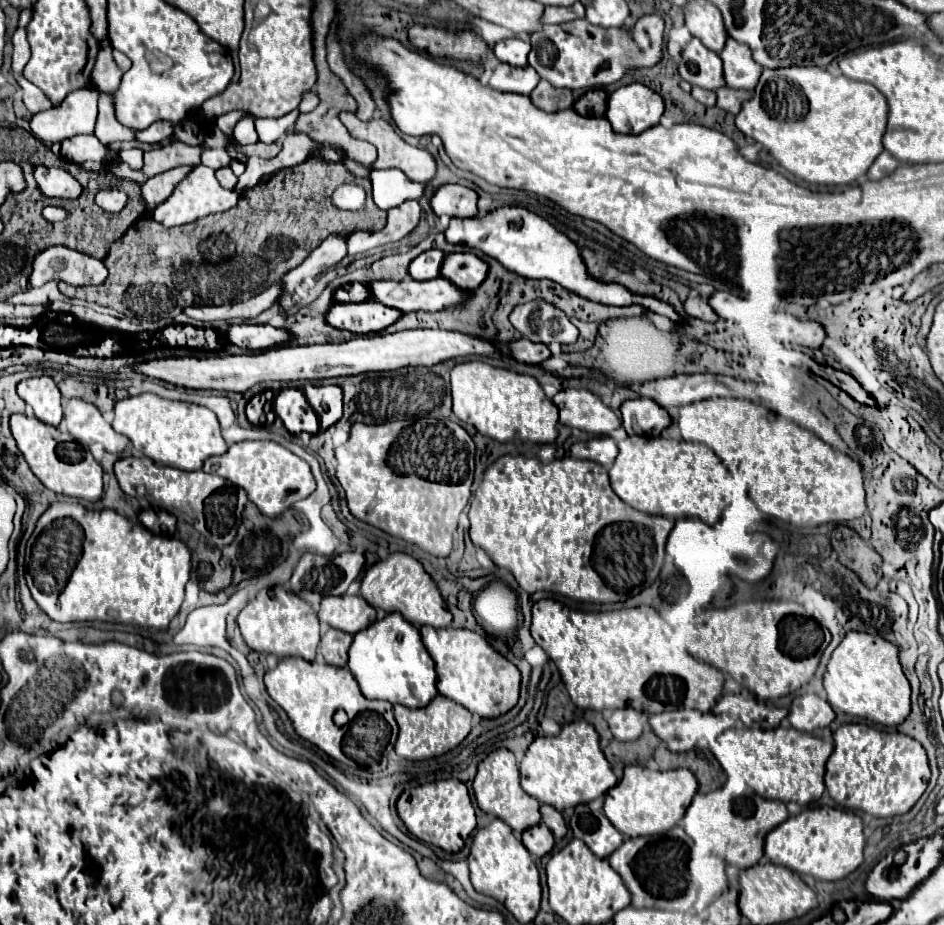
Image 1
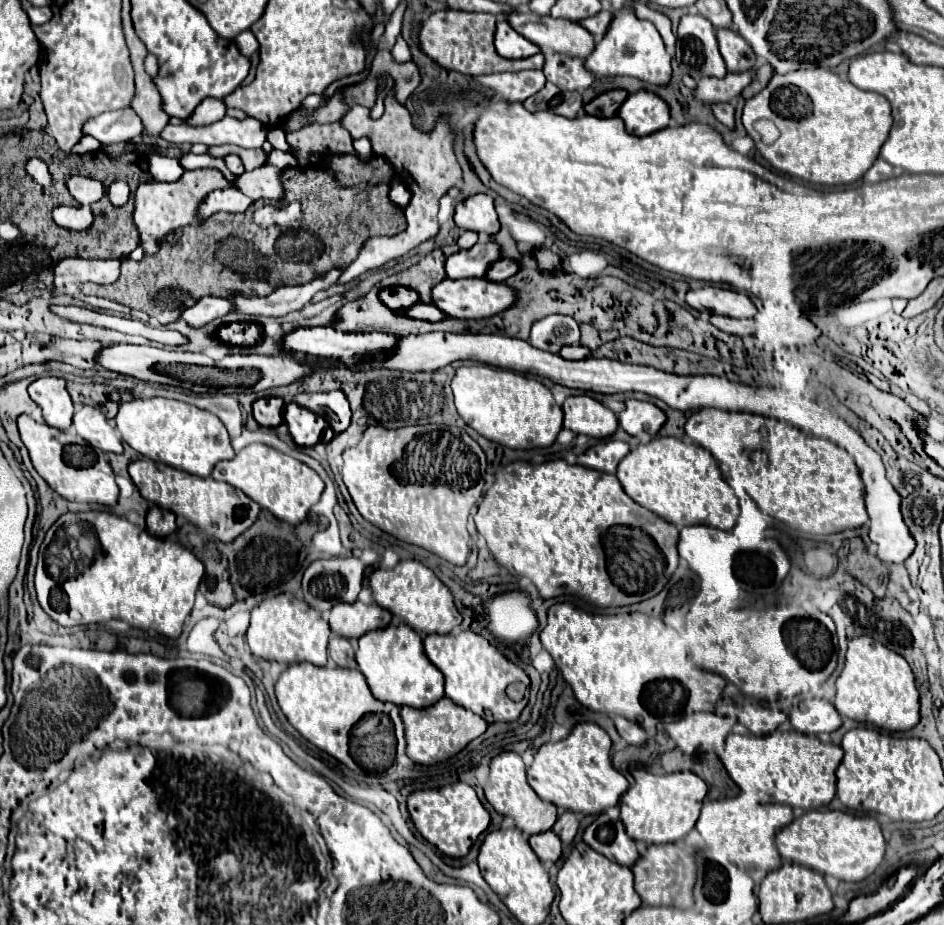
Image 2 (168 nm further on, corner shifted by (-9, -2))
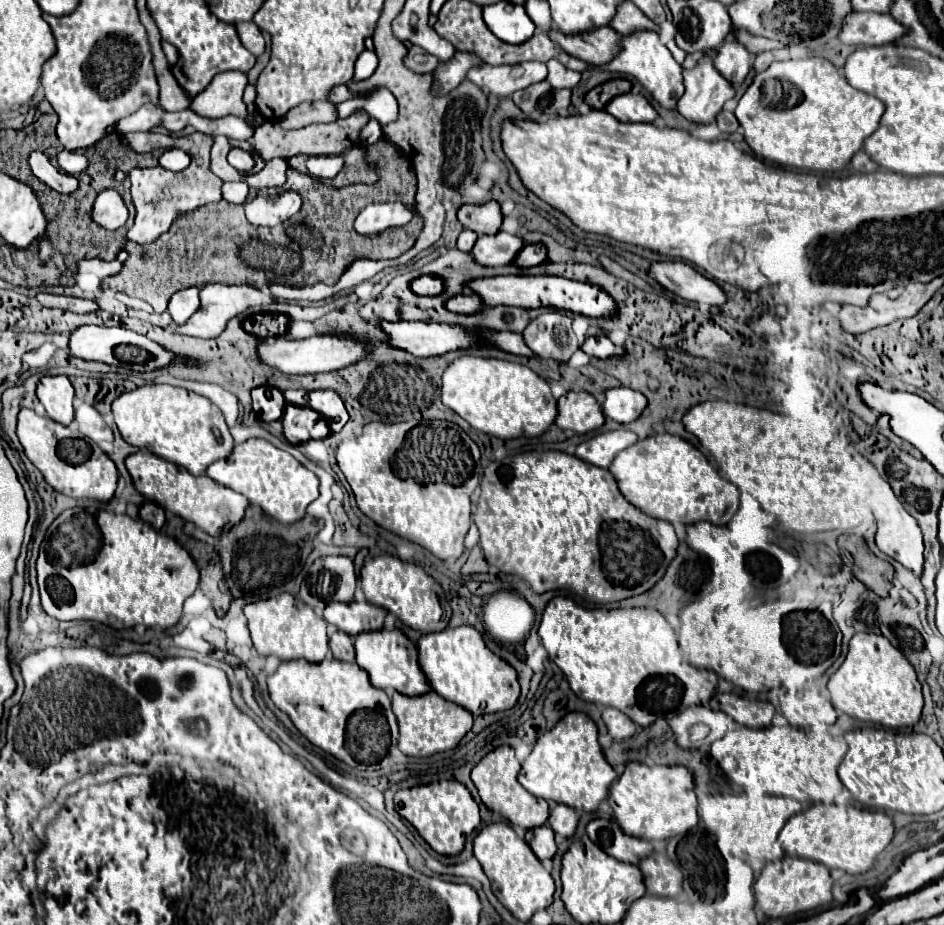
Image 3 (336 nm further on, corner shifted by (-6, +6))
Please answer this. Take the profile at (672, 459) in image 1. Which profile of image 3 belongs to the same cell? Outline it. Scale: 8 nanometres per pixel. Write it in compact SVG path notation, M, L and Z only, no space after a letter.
M668 432L648 436L646 440L626 448L614 458L610 472L616 478L622 496L632 506L648 516L662 518L672 524L710 522L714 526L726 526L738 510L738 488L720 478L698 448Z

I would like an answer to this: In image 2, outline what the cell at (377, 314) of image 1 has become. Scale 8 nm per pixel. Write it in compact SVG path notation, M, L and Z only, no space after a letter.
M417 302L405 310L397 310L397 314L405 316L405 318L413 318L413 320L427 320L427 322L439 322L445 318L445 314L441 310L437 310L431 304L423 304L423 302Z

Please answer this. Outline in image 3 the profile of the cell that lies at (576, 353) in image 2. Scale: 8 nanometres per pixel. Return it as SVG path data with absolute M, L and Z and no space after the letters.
M600 336L600 338L588 338L582 346L582 350L590 356L596 356L596 358L614 358L614 356L622 356L626 350L622 346L616 346L608 336Z

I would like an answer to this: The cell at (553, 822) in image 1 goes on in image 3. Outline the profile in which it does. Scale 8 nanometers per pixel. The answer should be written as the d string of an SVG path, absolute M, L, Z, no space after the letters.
M550 802L550 816L548 816L546 824L554 830L554 834L568 838L568 836L572 836L576 832L578 816L570 806L558 804L558 802Z

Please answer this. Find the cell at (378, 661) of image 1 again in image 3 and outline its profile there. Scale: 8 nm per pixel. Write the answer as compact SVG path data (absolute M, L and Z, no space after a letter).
M400 630L364 632L364 634L356 636L354 646L356 646L358 666L368 672L370 682L376 688L396 690L396 692L406 694L406 696L418 696L418 694L426 694L430 690L426 676L420 672L418 652L414 650L414 644Z

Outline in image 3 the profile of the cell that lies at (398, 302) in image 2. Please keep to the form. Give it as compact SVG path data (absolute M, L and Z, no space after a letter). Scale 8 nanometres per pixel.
M422 276L412 282L412 290L422 296L426 296L426 294L436 296L436 294L442 294L446 290L446 286L444 286L444 280L438 276Z

